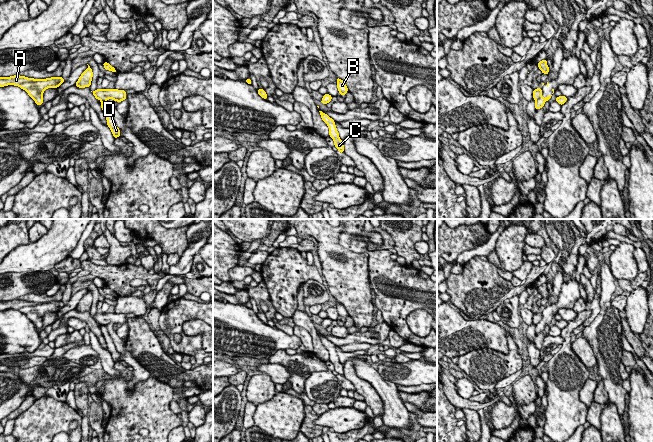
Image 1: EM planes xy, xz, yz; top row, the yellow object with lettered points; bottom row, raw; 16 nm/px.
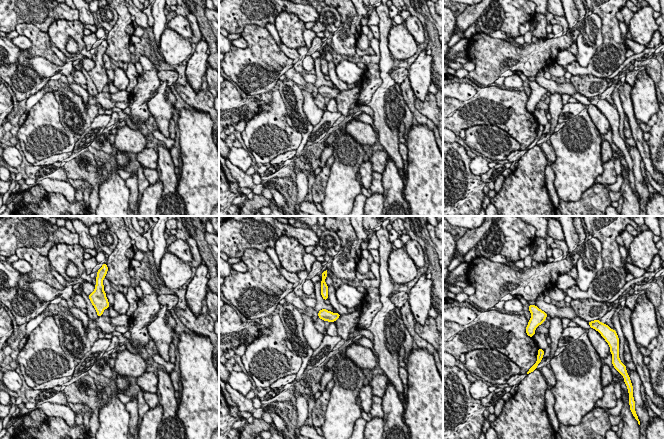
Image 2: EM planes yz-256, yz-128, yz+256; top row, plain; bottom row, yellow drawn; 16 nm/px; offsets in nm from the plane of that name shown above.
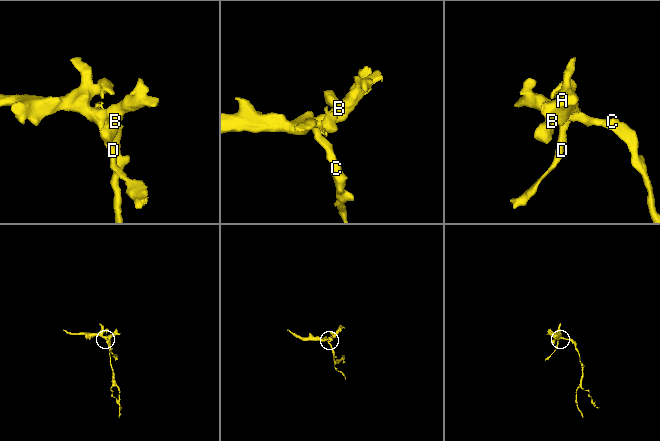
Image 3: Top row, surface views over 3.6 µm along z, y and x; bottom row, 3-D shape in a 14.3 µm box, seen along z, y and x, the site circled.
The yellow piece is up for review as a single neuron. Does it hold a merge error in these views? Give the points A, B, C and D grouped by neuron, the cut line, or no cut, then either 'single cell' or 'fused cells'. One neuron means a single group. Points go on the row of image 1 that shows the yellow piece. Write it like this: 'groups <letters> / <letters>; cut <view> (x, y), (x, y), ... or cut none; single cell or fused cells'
groups A B C / D; cut yz (541, 95), (536, 101); fused cells

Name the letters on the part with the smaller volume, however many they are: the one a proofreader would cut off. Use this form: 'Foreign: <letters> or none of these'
Foreign: D

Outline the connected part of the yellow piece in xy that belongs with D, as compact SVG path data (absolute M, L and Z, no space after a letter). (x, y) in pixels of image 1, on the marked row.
M101 101L100 104L101 104L101 108L102 108L102 110L103 110L104 114L105 114L105 117L106 117L106 120L107 120L107 125L110 128L114 139L121 136L120 130L116 126L116 123L115 123L115 121L113 119L113 116L110 113L109 109L108 109L106 101Z

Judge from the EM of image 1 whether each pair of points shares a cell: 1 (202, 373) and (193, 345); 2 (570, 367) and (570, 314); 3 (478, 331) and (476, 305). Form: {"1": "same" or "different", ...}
{"1": "different", "2": "different", "3": "different"}

